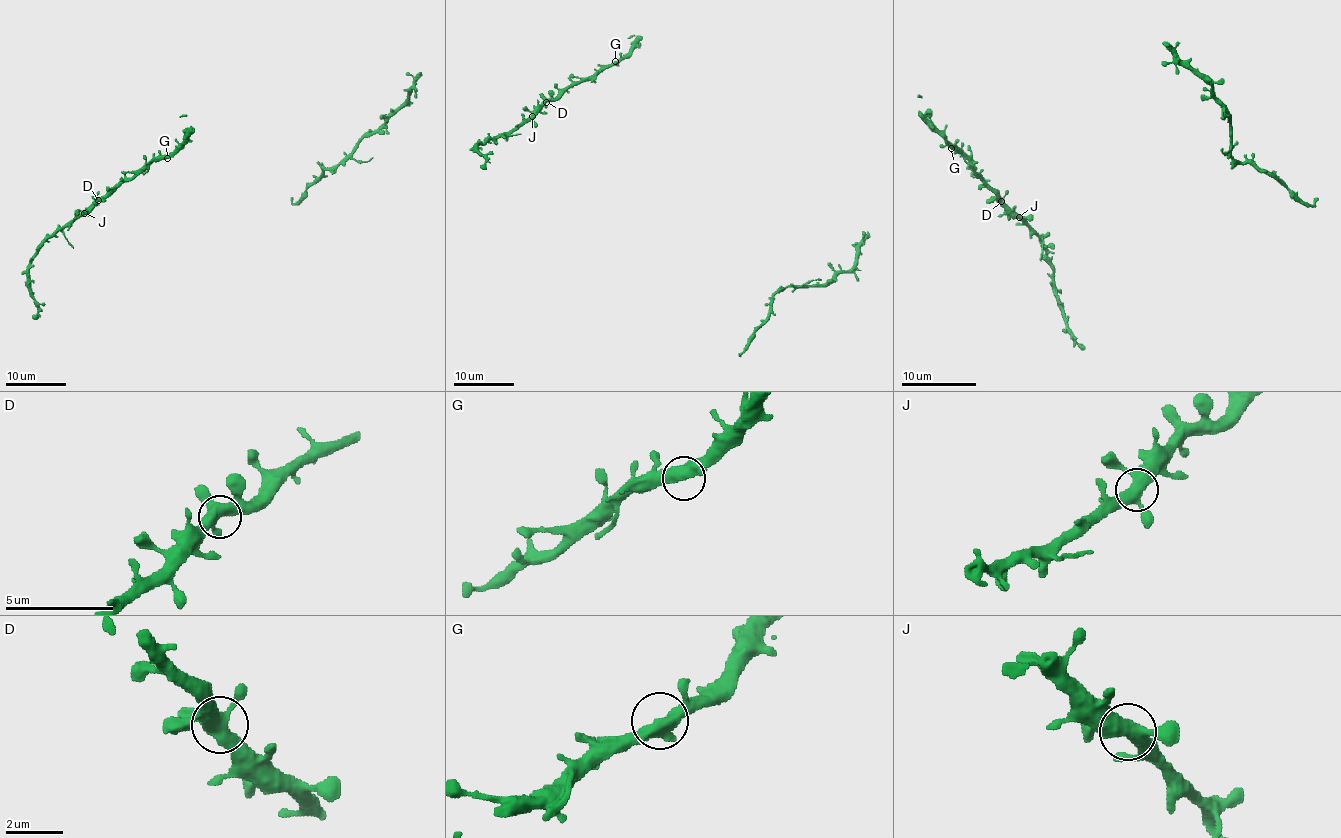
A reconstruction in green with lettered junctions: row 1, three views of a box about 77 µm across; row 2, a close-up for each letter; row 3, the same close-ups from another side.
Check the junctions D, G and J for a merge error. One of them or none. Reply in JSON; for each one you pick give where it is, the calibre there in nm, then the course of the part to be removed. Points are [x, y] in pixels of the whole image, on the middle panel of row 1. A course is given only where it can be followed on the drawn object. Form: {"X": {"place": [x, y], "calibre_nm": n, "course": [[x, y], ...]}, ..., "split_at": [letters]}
{"split_at": []}

